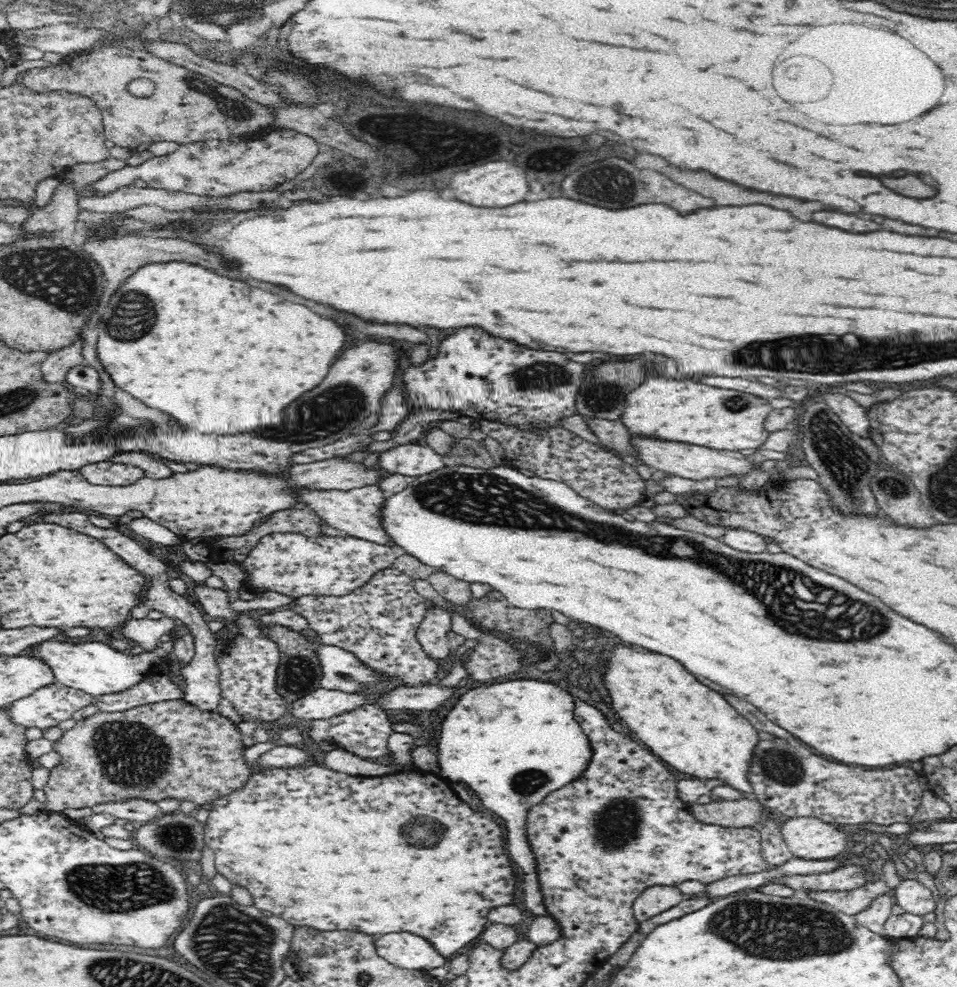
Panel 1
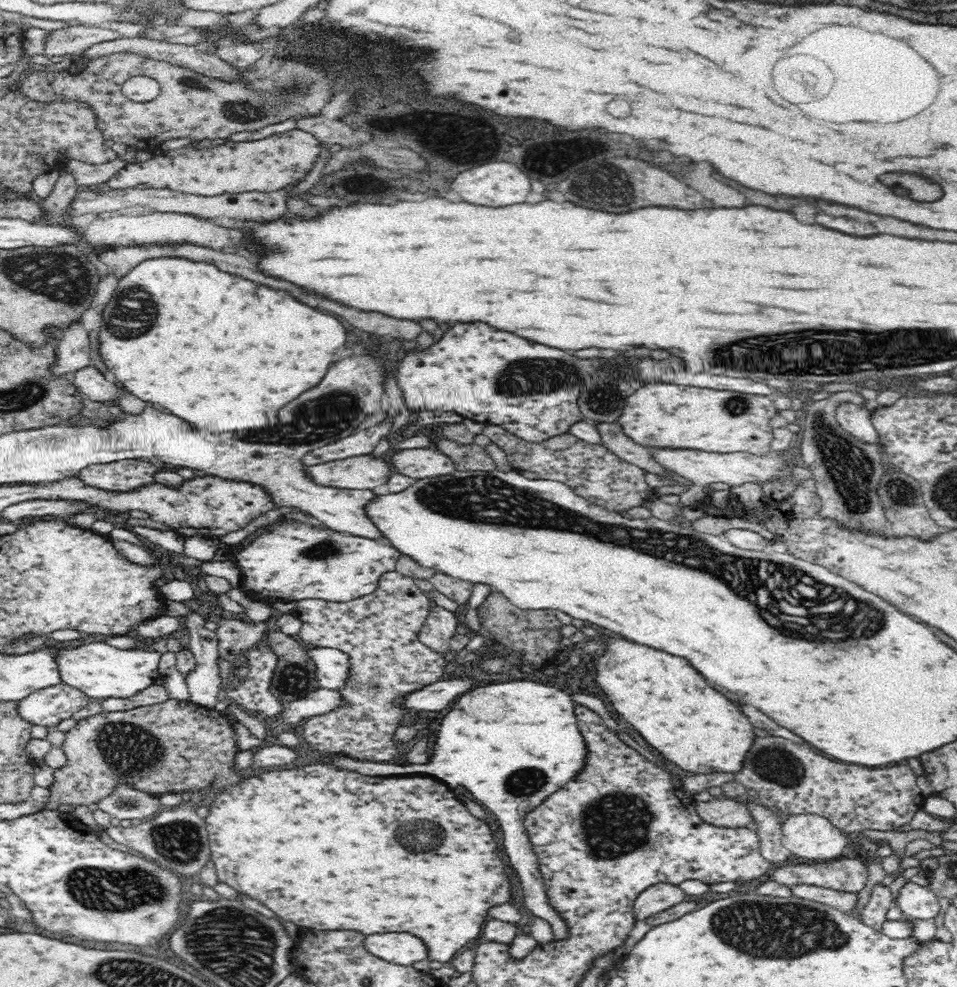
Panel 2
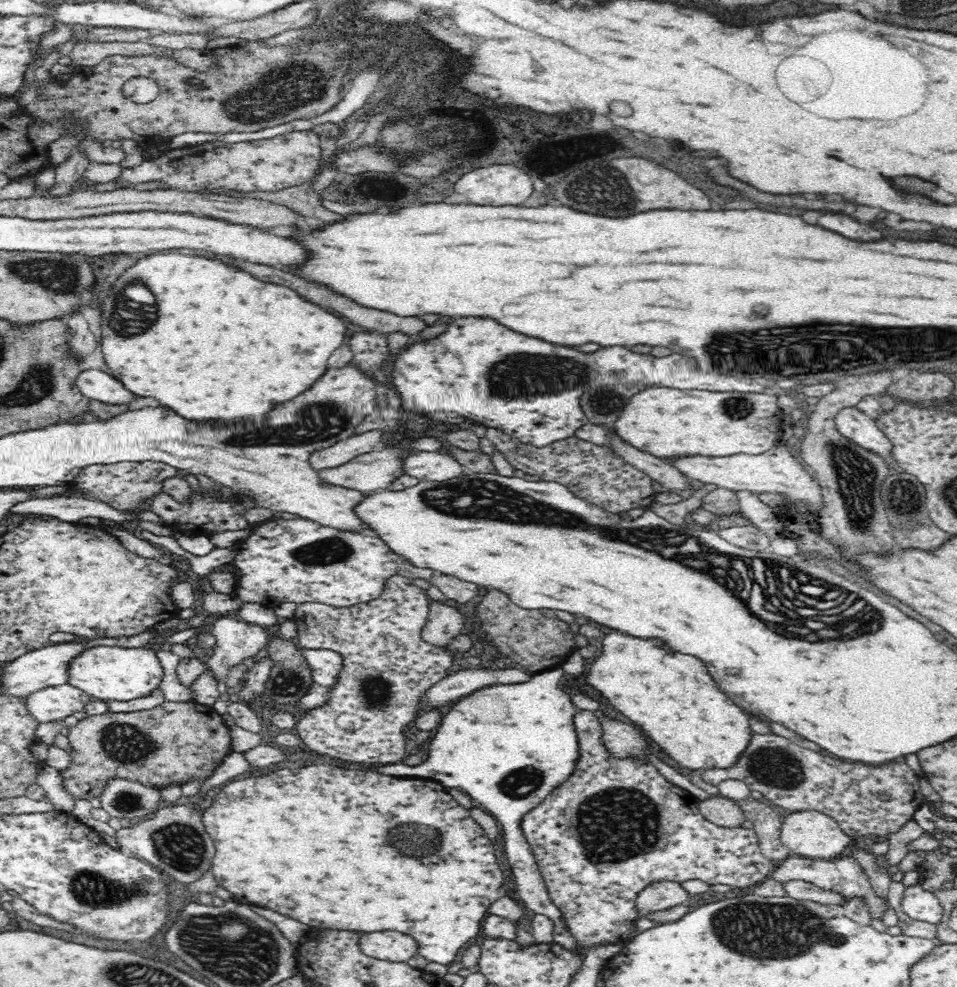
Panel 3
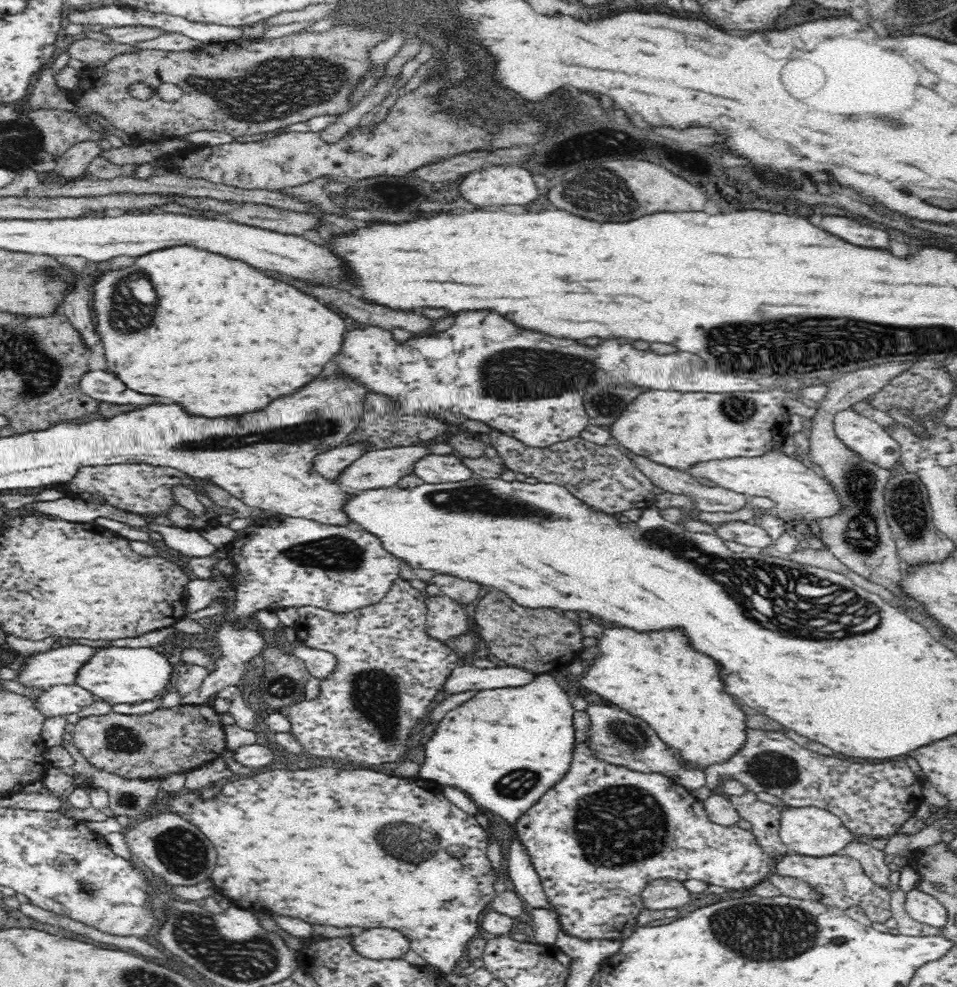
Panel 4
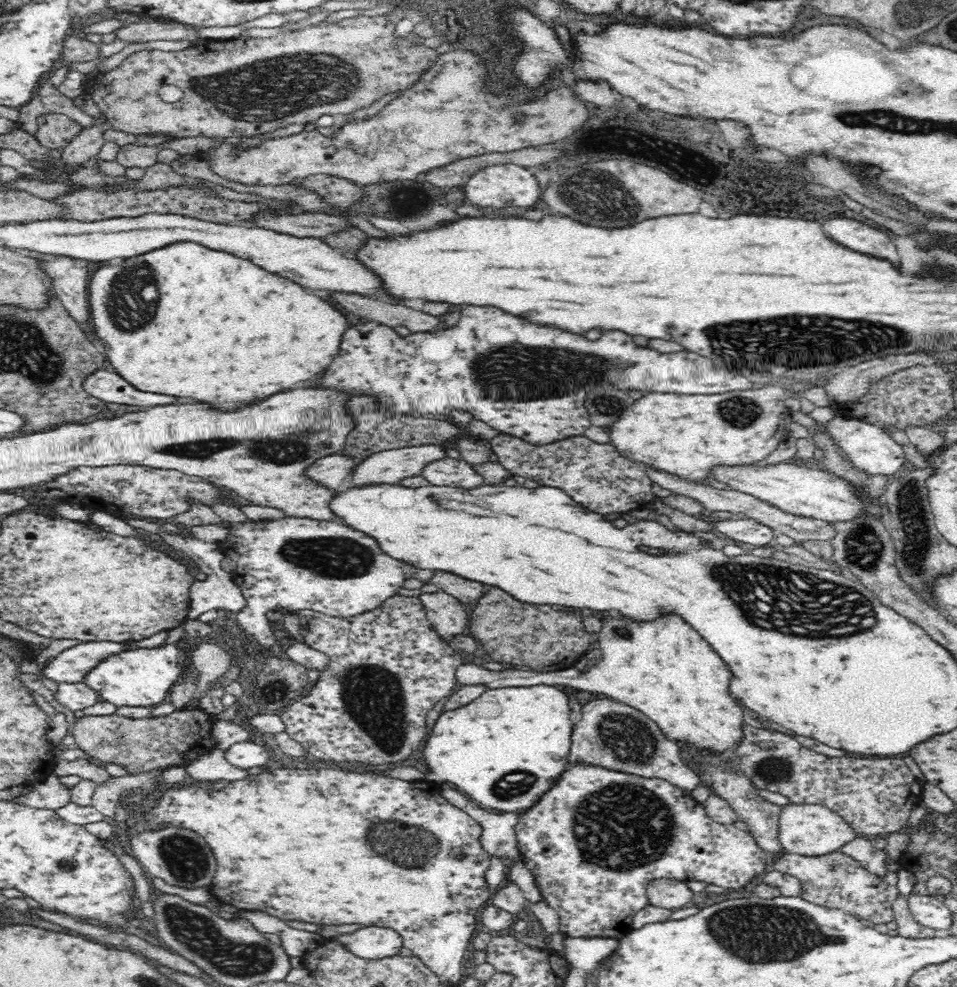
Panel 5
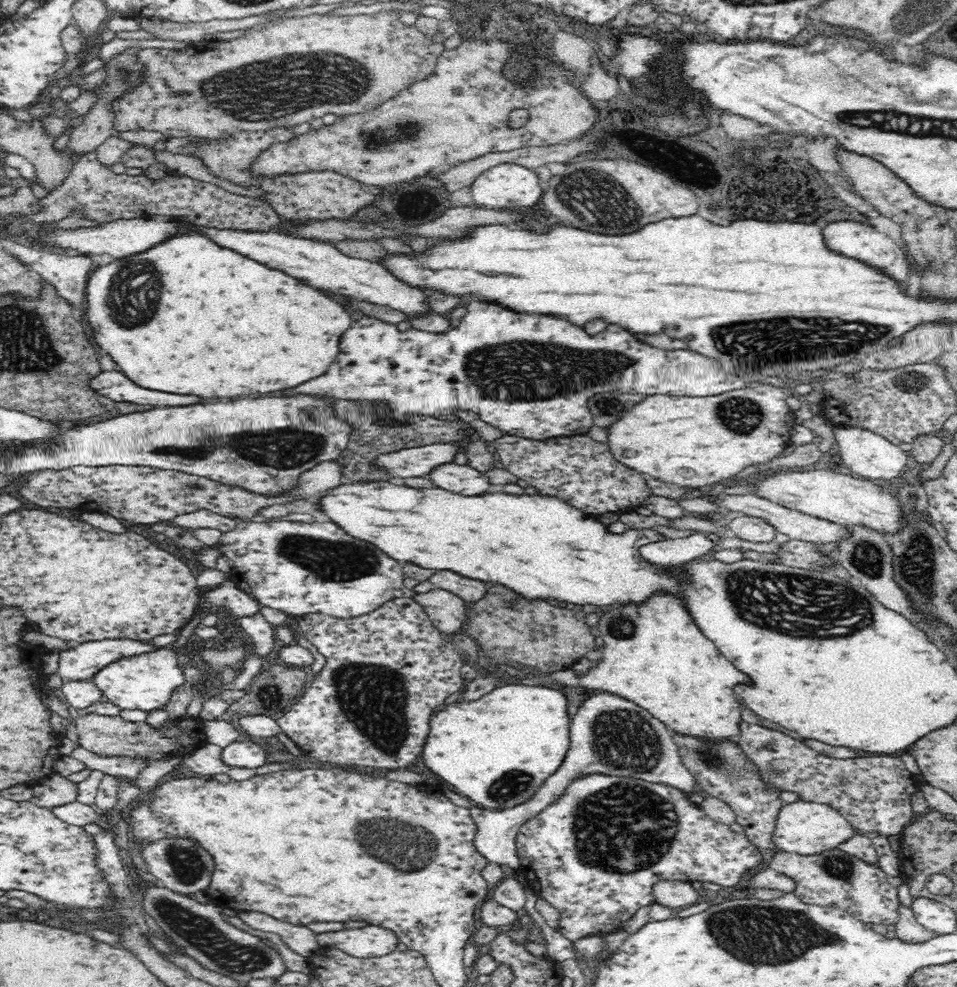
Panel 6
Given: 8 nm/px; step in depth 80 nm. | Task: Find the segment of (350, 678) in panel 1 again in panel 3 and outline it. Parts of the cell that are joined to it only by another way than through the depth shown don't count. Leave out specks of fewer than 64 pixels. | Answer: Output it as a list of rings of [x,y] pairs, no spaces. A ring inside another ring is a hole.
[[[300,648],[299,651],[310,667],[314,682],[326,689],[332,688],[338,680],[342,657],[337,652],[326,649]]]

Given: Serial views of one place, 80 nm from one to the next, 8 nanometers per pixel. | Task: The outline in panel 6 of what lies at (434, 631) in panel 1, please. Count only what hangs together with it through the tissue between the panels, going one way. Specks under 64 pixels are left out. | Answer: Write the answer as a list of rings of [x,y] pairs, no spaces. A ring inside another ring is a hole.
[[[446,589],[417,593],[413,599],[424,607],[434,626],[445,633],[456,633],[467,619],[468,602]]]

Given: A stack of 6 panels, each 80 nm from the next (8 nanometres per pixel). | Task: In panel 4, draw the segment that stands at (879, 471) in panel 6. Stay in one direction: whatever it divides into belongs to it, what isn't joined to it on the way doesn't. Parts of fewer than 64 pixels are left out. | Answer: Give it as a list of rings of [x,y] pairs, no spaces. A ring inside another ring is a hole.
[[[854,407],[837,412],[834,415],[833,429],[846,448],[853,450],[856,456],[859,456],[864,462],[869,462],[872,466],[877,466],[882,470],[892,470],[902,458],[900,445],[890,435],[890,432],[885,427],[872,421],[872,418],[857,413]]]

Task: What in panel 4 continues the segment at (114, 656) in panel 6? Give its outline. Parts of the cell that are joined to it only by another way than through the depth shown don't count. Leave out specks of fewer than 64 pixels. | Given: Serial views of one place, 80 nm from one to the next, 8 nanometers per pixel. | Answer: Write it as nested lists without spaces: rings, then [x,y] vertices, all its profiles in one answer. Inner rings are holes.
[[[74,643],[68,646],[61,646],[56,648],[53,646],[46,652],[40,652],[39,654],[30,656],[26,662],[18,671],[17,682],[26,686],[27,688],[34,689],[36,692],[38,689],[48,689],[54,685],[70,685],[77,684],[76,678],[78,678],[78,672],[104,648],[112,648],[112,644],[106,644],[106,646],[86,646],[80,643]]]

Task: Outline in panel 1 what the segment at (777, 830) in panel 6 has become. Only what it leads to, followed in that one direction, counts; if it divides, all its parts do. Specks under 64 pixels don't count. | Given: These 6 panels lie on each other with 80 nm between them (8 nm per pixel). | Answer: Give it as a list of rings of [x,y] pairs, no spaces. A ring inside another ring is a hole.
[[[809,816],[790,818],[781,831],[796,858],[812,861],[836,858],[845,851],[848,842],[838,826]]]

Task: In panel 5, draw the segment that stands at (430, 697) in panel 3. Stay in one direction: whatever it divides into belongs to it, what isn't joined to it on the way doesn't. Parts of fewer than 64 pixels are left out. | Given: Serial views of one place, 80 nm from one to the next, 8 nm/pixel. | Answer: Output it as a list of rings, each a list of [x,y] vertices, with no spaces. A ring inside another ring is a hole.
[[[664,610],[648,622],[624,614],[610,616],[604,618],[598,636],[601,662],[578,676],[570,676],[570,668],[560,672],[488,672],[474,663],[466,663],[458,668],[456,677],[461,686],[478,682],[488,682],[490,688],[564,684],[586,692],[600,692],[634,704],[634,708],[662,724],[670,736],[678,741],[688,741],[699,750],[727,752],[736,748],[743,735],[743,720],[742,708],[730,694],[734,674],[720,654],[682,615],[678,615],[678,611]]]

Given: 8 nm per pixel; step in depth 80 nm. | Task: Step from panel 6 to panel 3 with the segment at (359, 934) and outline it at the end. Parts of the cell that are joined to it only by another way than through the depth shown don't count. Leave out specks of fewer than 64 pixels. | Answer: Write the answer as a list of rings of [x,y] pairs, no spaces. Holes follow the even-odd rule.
[[[364,932],[358,939],[362,954],[377,960],[408,962],[417,952],[415,942],[402,932]]]

